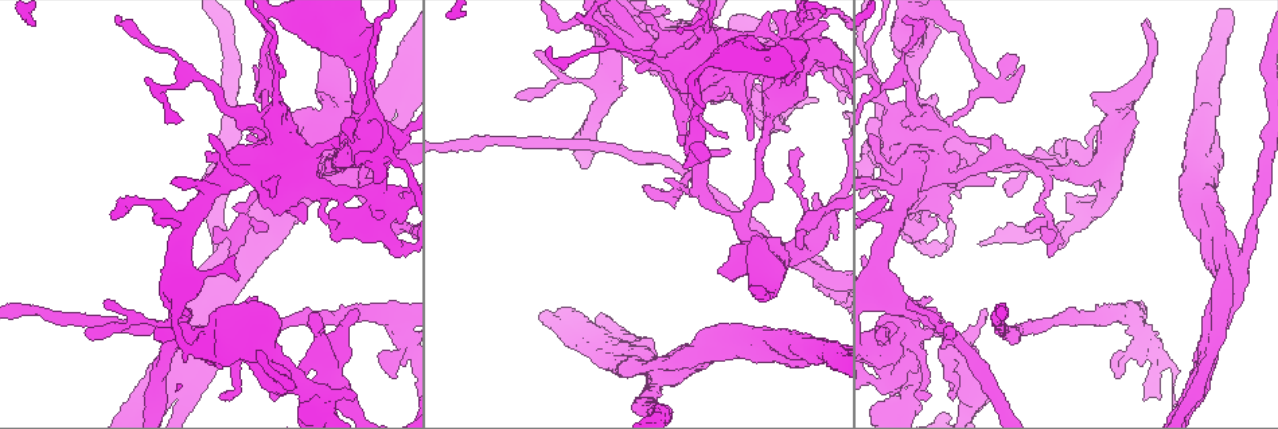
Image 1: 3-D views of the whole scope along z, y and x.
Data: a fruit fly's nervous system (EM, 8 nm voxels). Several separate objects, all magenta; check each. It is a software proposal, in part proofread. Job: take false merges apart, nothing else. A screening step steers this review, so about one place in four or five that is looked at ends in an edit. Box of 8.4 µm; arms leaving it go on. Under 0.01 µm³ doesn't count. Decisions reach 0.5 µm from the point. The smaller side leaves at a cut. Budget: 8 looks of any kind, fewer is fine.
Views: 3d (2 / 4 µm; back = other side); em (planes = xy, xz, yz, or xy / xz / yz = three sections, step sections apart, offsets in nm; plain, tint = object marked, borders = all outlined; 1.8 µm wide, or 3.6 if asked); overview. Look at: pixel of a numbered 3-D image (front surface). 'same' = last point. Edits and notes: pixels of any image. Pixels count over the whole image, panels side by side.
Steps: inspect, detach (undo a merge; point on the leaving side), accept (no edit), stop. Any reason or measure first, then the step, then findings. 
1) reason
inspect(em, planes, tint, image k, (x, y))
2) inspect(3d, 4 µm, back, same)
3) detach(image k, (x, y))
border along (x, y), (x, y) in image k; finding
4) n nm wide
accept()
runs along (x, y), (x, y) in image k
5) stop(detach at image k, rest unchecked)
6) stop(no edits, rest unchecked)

calibre changes
inspect(3d, 4 µm, image 1, (927, 142))

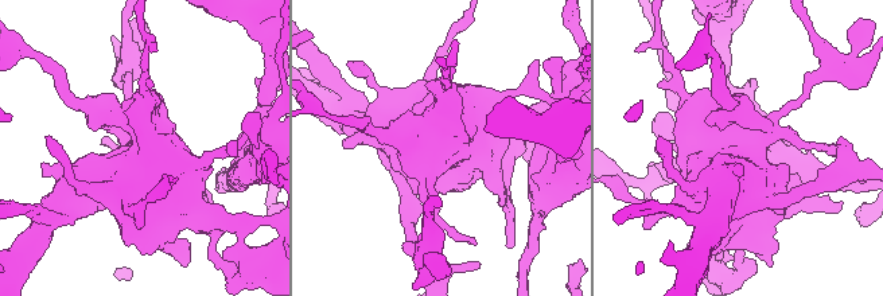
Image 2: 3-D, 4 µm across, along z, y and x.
shape alone is not enough
inspect(em, 3.6 µm, planes, plain, image 2, (446, 152))

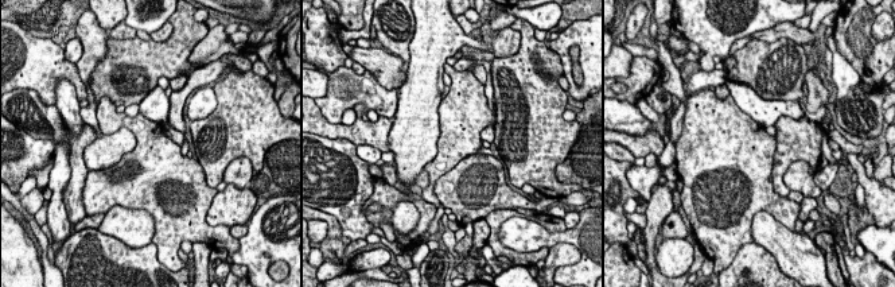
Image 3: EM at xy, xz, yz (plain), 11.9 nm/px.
inspect(em, 3.6 µm, planes, tint, same)

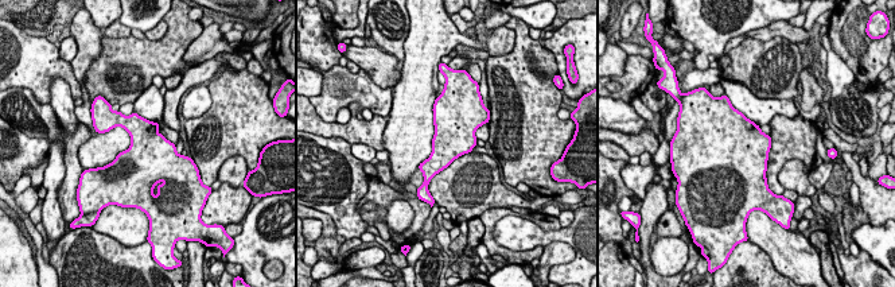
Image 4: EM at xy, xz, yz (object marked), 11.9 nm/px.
accept()
continuous, no second neuron

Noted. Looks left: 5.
four or more arms meet
inspect(3d, 4 µm, image 1, (1104, 163))

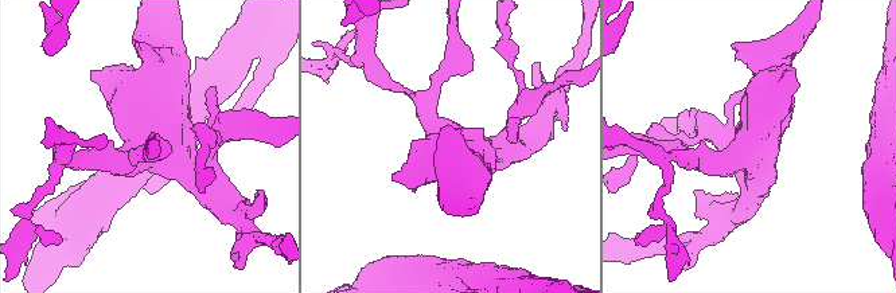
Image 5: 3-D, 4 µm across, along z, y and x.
inspect(em, planes, borders, image 5, (747, 146))

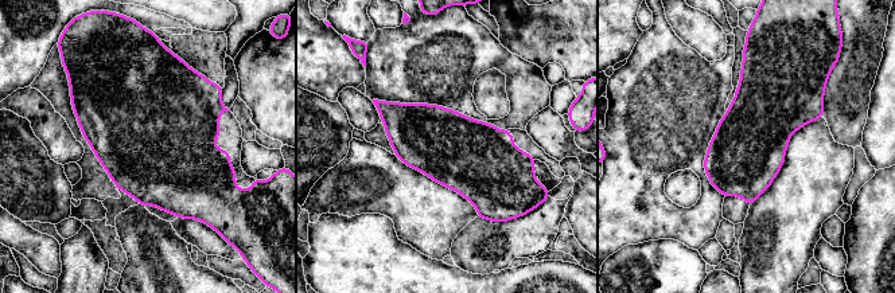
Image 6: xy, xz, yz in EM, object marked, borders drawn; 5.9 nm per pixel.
accept()
one neuron here

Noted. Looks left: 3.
thick turns thin
inspect(3d, 4 µm, image 1, (662, 382))

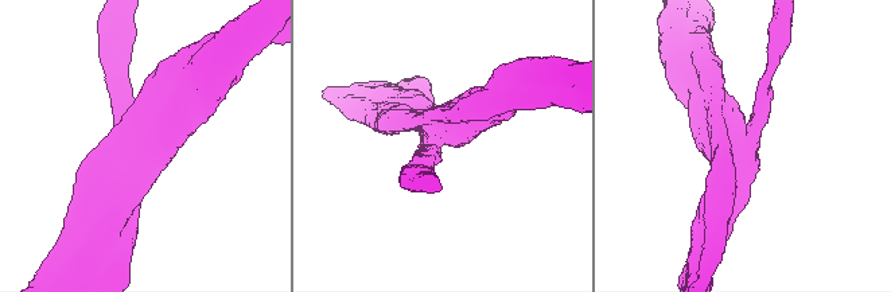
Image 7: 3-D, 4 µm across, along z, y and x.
4 arms; now the EM
inspect(em, planes, borders, image 7, (740, 133))

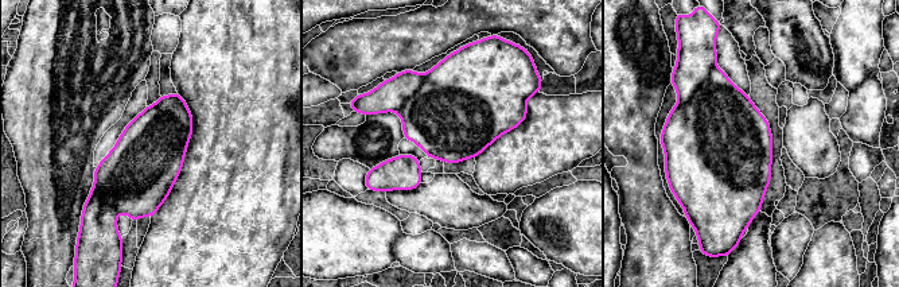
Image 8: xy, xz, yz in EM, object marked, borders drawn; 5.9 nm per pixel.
detach(image 8, (136, 177))
border along (94, 183), (97, 196), (117, 213) in image 8; a second neuron is stuck on

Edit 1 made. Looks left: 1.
stop(detach at image 8, rest unchecked)

